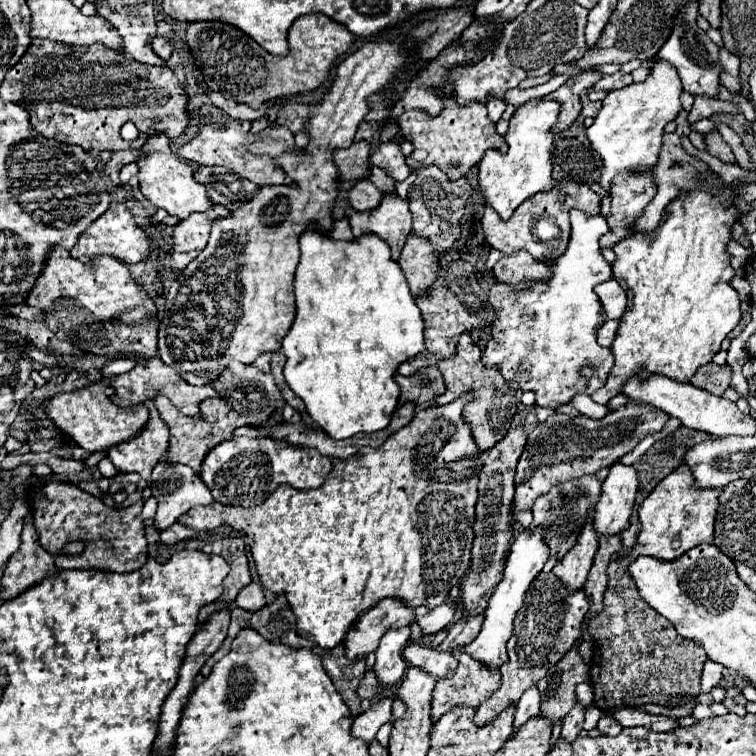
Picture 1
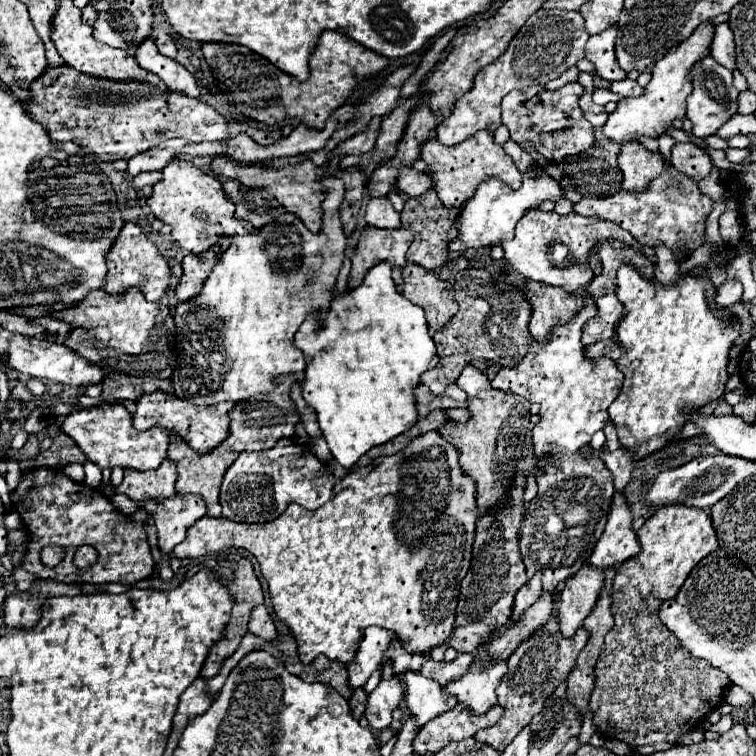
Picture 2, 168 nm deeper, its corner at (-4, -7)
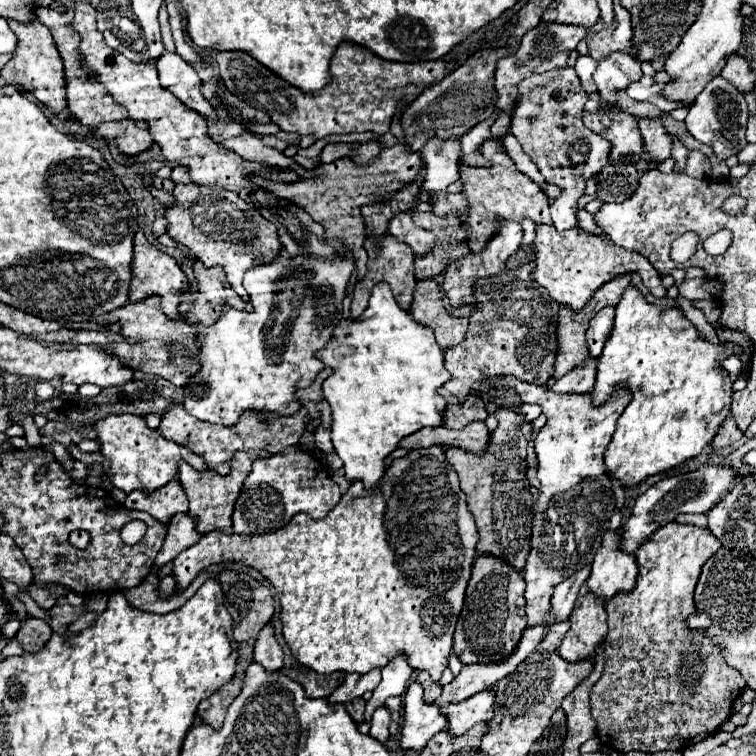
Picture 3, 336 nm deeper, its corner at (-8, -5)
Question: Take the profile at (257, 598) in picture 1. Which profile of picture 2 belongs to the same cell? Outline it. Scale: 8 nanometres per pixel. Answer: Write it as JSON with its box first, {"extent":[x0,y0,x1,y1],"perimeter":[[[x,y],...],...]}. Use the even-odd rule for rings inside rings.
{"extent":[249,604,277,642],"perimeter":[[[261,604],[251,612],[251,620],[249,620],[249,632],[263,638],[265,642],[273,642],[277,638],[277,630],[275,624],[267,612],[267,608]]]}

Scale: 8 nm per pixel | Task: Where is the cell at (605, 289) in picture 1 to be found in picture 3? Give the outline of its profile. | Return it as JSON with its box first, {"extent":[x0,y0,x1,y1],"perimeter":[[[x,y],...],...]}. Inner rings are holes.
{"extent":[587,306,615,358],"perimeter":[[[607,306],[603,310],[599,310],[595,314],[595,318],[591,318],[589,328],[587,328],[587,346],[591,356],[599,358],[603,344],[607,342],[611,330],[613,330],[613,316],[615,316],[615,308]]]}

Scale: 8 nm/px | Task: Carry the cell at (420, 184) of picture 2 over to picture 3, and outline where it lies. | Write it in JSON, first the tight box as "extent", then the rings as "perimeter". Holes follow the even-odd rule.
{"extent":[431,192,467,216],"perimeter":[[[449,192],[431,194],[431,210],[437,216],[465,212],[467,210],[467,200],[463,198],[463,194],[449,194]]]}

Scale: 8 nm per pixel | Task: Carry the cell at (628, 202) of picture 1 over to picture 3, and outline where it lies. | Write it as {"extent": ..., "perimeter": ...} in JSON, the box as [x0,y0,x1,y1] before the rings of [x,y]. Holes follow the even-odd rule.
{"extent":[639,118,671,166],"perimeter":[[[639,118],[639,130],[643,138],[643,152],[653,158],[651,166],[657,166],[665,158],[671,156],[671,140],[669,132],[661,126],[659,120],[649,120],[649,118]]]}

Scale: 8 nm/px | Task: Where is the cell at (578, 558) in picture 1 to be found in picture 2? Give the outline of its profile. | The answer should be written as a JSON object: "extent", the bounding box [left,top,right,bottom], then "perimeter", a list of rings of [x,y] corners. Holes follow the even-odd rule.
{"extent":[559,564,605,638],"perimeter":[[[585,564],[573,578],[567,580],[559,602],[559,632],[565,638],[573,638],[583,626],[583,620],[591,614],[599,600],[603,582],[605,574],[595,572],[595,568],[589,564]]]}

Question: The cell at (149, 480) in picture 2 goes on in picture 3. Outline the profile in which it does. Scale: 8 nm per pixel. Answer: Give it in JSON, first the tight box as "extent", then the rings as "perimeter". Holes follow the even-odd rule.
{"extent":[125,480,187,524],"perimeter":[[[171,480],[169,486],[153,490],[151,494],[143,494],[143,490],[133,490],[127,494],[125,508],[149,512],[161,524],[167,524],[169,518],[177,512],[187,512],[187,496],[179,486],[179,480]]]}

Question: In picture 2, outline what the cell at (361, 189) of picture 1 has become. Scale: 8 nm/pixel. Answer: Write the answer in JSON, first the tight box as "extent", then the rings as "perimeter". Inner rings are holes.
{"extent":[365,200,401,230],"perimeter":[[[369,200],[367,212],[365,212],[365,222],[375,228],[387,228],[387,230],[401,228],[399,212],[395,212],[395,208],[391,206],[389,200]]]}

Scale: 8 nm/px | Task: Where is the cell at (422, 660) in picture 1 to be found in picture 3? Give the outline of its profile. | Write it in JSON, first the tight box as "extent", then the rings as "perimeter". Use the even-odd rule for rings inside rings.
{"extent":[401,680,447,750],"perimeter":[[[413,680],[403,698],[403,728],[401,748],[421,750],[433,734],[447,726],[447,716],[441,714],[435,702],[425,702],[423,686]]]}

